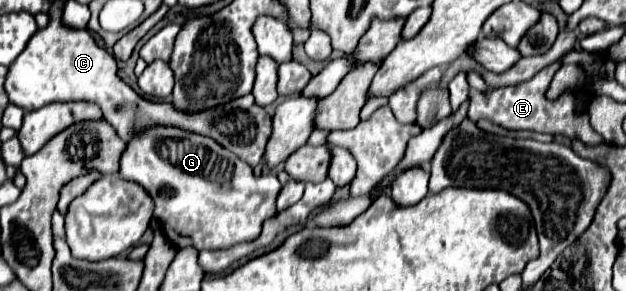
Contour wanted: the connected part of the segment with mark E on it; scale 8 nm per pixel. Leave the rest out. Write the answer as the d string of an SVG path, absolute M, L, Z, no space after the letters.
M554 62L550 66L546 66L544 70L540 70L532 80L516 84L516 86L504 86L504 88L496 88L488 94L482 92L472 92L470 94L470 112L468 118L472 122L478 122L480 118L486 118L502 128L508 130L534 130L534 132L544 132L544 134L564 134L568 138L580 138L584 144L590 142L590 145L602 143L604 140L597 132L595 132L589 122L589 114L580 112L576 98L572 92L562 94L558 100L550 102L546 100L544 92L554 76L554 72L560 68L560 62Z

